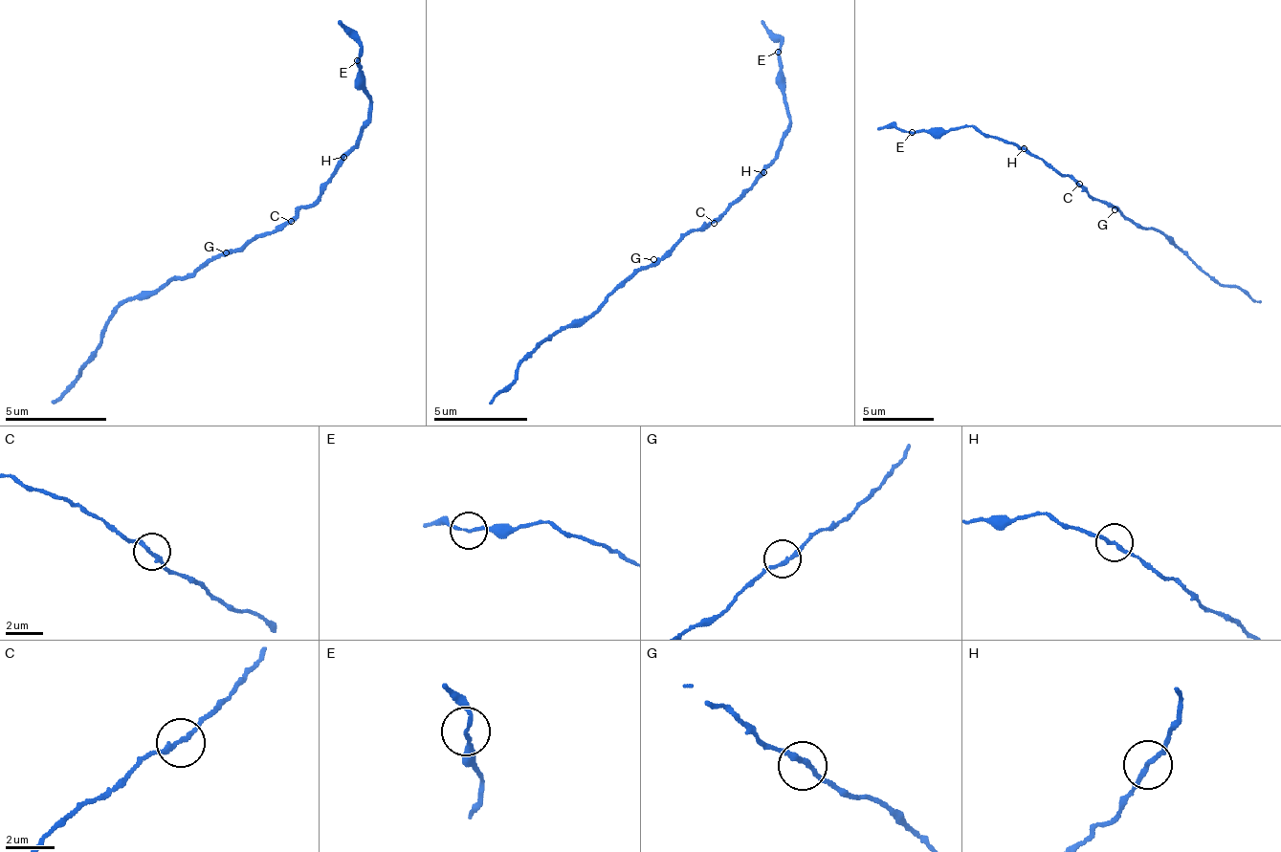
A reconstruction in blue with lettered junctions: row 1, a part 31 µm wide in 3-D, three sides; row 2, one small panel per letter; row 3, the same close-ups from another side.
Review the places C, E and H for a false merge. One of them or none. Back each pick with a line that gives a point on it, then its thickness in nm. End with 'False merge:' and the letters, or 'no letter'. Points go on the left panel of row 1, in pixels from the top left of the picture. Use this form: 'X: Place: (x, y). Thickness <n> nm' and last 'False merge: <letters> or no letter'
False merge: no letter

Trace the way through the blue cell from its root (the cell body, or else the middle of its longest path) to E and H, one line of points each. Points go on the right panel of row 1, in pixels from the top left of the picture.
E: (1086, 192), (1031, 152), (1006, 139), (985, 138), (971, 124), (911, 134)
H: (1086, 192), (1071, 179), (1046, 166), (1039, 157), (1025, 147)

